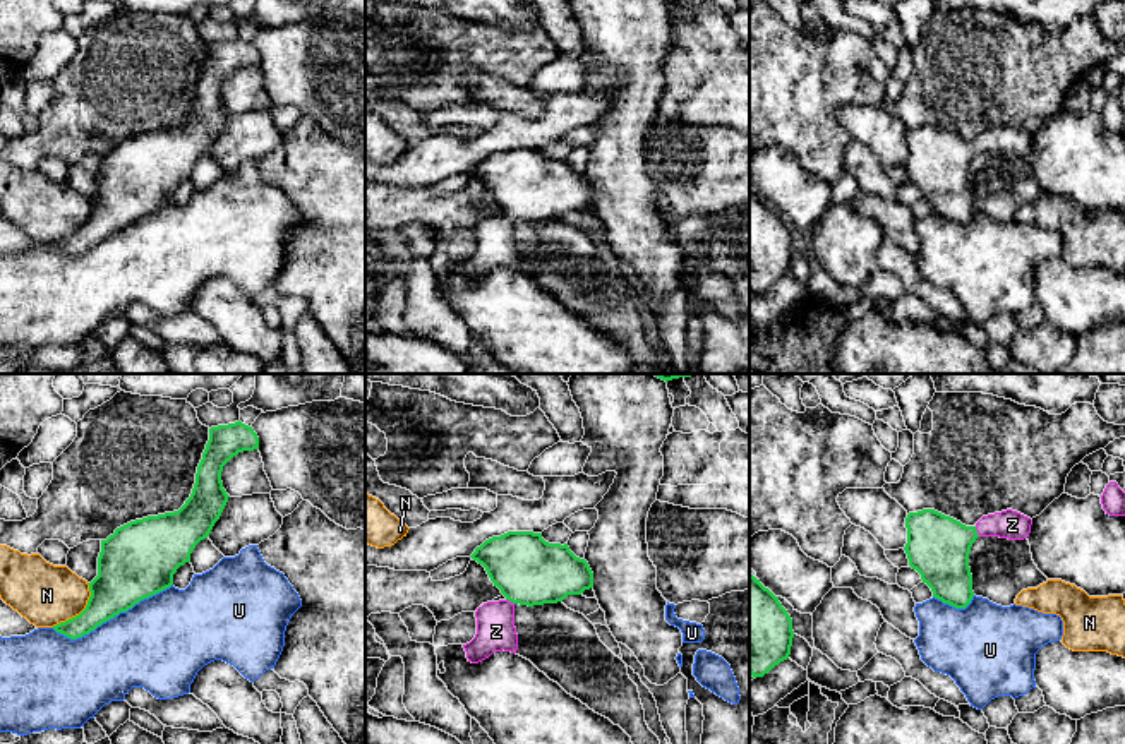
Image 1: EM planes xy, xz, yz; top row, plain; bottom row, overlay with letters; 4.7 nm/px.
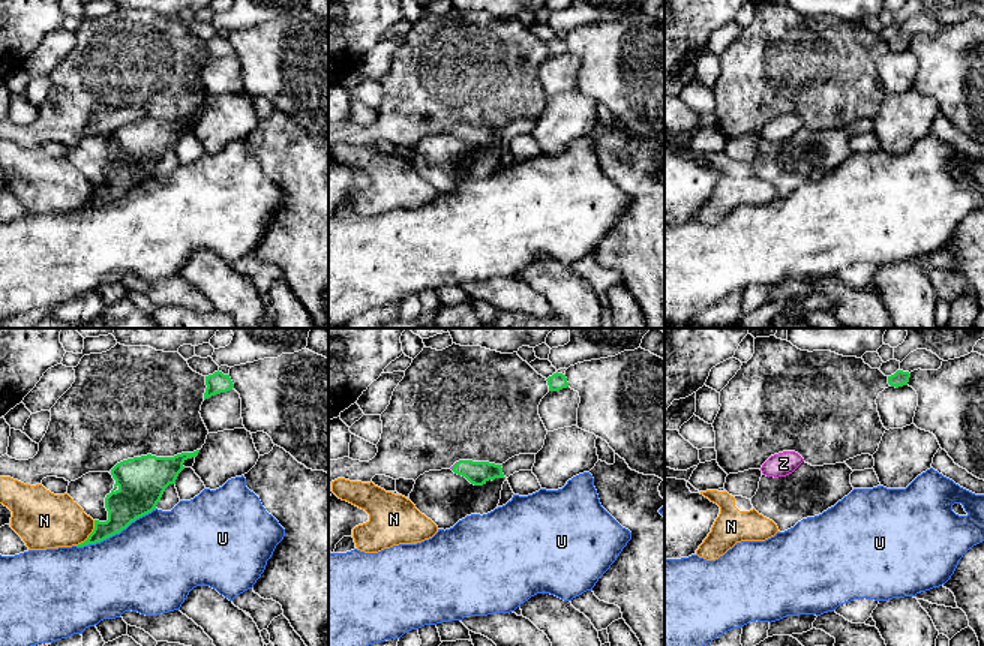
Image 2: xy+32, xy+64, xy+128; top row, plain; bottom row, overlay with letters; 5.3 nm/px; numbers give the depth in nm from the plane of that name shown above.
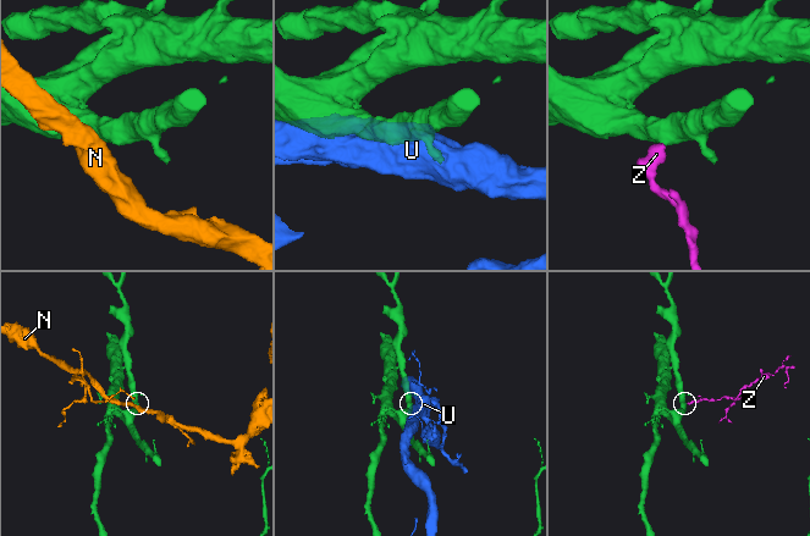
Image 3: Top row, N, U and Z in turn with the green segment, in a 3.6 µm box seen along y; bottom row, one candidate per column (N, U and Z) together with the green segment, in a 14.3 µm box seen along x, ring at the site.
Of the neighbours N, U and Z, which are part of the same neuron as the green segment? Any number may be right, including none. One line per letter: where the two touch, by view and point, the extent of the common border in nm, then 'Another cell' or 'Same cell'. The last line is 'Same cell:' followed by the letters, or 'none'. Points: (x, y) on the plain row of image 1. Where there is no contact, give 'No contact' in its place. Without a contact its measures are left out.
N: Touches green at xy (81, 228). Shared border 260 nm. Another cell
U: Touches green at xy (112, 234). Shared border 600 nm. Another cell
Z: Touches green at yz (976, 148). Shared border 50 nm. Same cell
Same cell: Z

